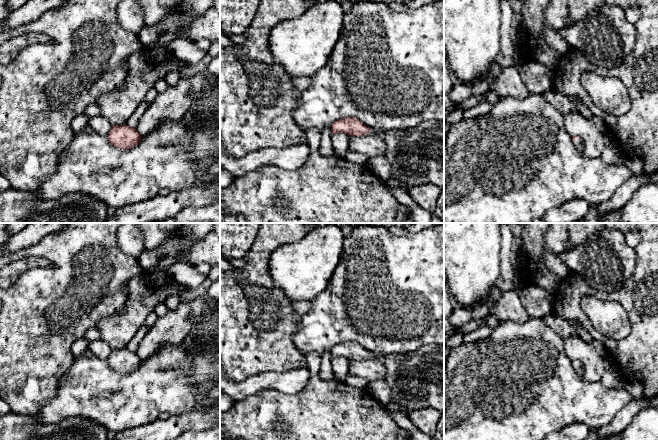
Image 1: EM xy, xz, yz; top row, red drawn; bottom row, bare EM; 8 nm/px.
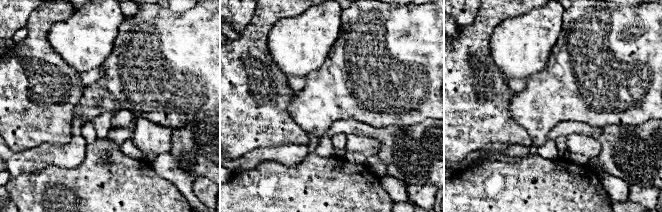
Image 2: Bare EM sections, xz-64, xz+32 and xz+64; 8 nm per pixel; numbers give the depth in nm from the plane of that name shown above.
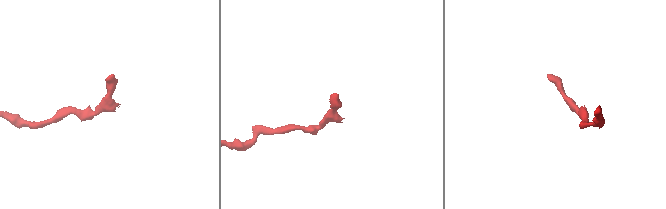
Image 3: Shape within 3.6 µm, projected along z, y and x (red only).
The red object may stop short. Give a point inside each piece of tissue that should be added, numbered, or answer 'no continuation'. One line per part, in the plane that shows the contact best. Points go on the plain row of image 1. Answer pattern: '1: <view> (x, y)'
1: yz (579, 369)

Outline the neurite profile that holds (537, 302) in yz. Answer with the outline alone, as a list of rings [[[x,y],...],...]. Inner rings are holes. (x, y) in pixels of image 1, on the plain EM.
[[[518,284],[518,297],[530,317],[543,318],[553,312],[555,295],[532,284]]]

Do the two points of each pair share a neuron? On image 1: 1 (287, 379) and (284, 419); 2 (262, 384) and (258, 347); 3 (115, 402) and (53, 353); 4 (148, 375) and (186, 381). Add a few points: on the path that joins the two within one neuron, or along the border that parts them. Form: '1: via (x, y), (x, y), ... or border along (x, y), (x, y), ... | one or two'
1: border along (307, 383), (291, 394), (263, 390) | two
2: border along (284, 371), (262, 371), (250, 375), (239, 382) | two
3: border along (75, 357), (72, 365), (60, 378), (57, 387) | two
4: via (157, 381), (177, 381) | one

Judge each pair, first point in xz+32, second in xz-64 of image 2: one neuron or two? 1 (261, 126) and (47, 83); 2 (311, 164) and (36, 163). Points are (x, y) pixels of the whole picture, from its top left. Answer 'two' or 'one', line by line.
1: one
2: two

